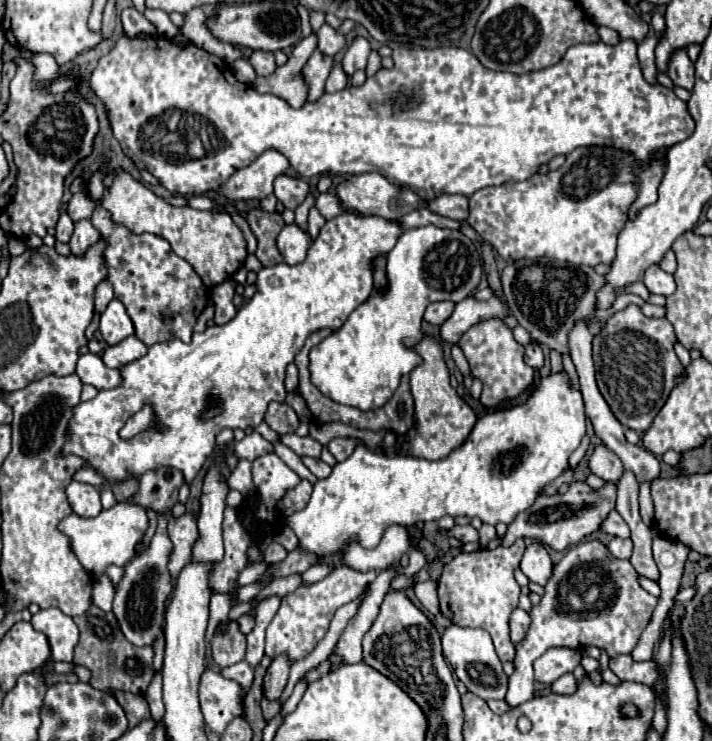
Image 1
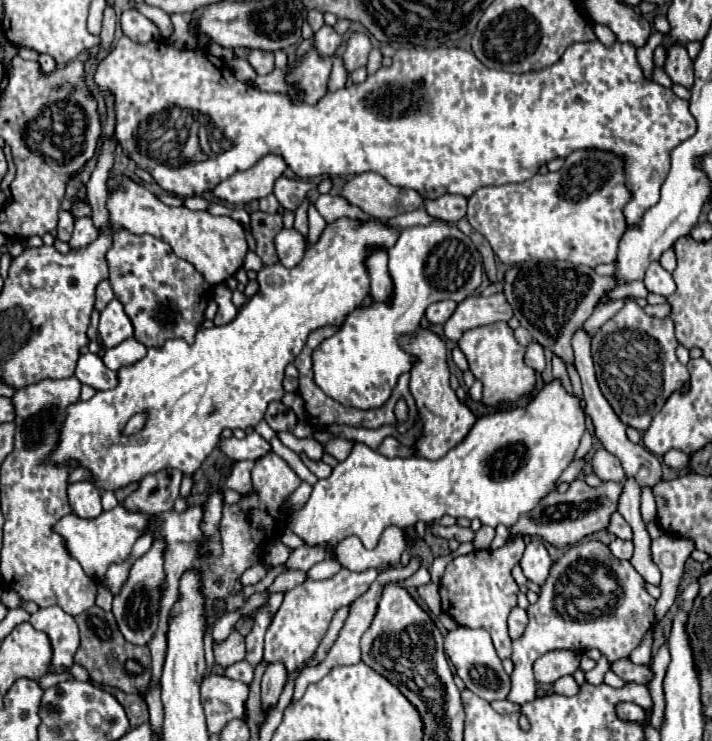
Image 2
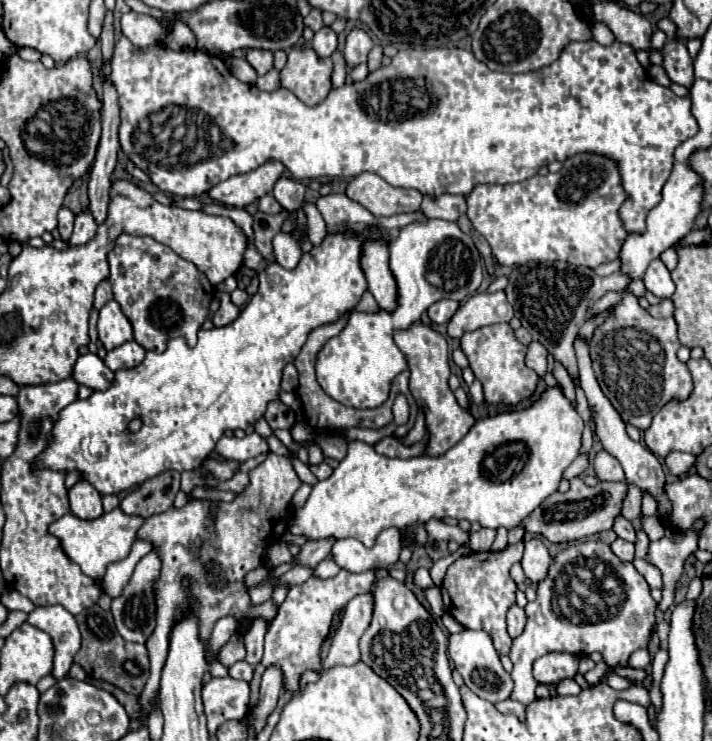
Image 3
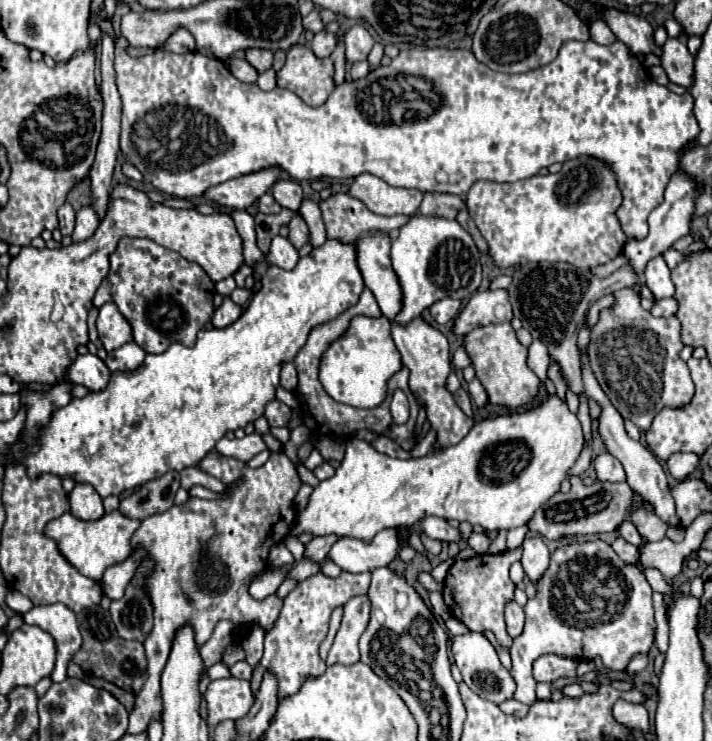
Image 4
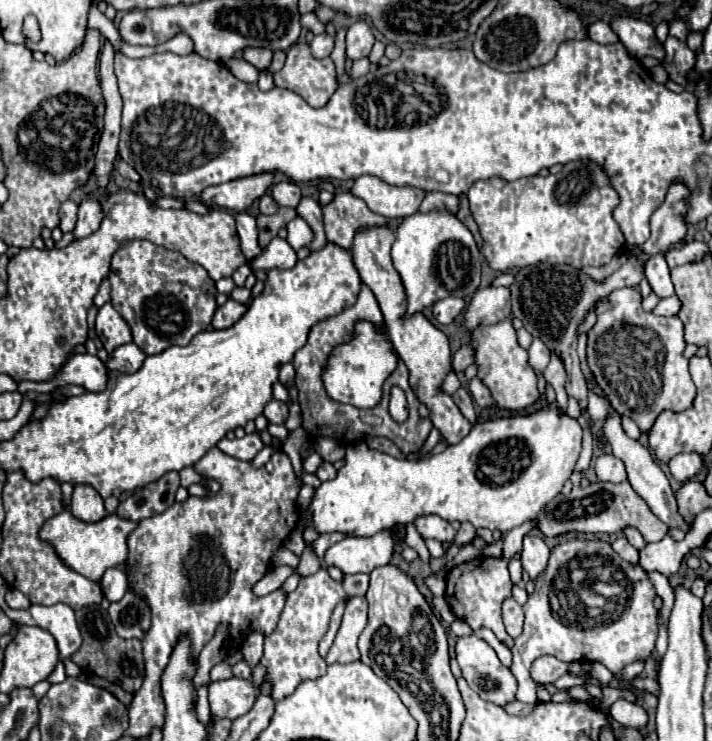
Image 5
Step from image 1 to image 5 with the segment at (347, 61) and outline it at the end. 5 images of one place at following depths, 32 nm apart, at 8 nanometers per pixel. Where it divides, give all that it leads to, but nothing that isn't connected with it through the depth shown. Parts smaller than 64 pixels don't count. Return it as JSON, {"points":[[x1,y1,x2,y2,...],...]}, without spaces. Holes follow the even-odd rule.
{"points":[[366,20,354,22,346,32,346,56,350,60,358,60,370,54,374,46,374,36]]}

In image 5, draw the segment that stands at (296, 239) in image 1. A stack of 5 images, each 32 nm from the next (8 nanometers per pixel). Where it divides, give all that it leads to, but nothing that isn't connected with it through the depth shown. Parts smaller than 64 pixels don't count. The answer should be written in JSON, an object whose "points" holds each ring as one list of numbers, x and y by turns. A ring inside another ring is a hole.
{"points":[[272,238,272,242,268,244,268,248,250,262,252,270,270,270,270,268,294,268,294,264,298,262,296,258,296,250,284,240,284,238]]}

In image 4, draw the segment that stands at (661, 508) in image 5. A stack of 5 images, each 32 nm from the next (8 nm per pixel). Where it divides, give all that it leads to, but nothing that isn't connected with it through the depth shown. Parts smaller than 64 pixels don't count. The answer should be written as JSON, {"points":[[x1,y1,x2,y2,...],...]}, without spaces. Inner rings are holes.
{"points":[[586,350,580,352,580,366,582,366,582,380,584,380,584,392,588,396,588,400,594,400,598,406,600,406,600,418,598,418,598,434,606,446,606,450,618,458,624,466,624,472,626,472,626,482,632,486,632,490,636,490,644,500,648,500,652,506,654,506,654,512,656,516,660,516,668,526,678,526,678,518,674,514,674,500,670,496,670,488,668,488,668,482,666,482,666,474,660,466,660,462,656,460,656,456,646,448,642,446,640,442,632,440,626,430,624,430,624,420,622,416,616,412,616,408,612,406,612,402,608,400,608,396,602,392,602,388,598,386,596,378,594,378,594,372,588,364,588,356,586,356]]}

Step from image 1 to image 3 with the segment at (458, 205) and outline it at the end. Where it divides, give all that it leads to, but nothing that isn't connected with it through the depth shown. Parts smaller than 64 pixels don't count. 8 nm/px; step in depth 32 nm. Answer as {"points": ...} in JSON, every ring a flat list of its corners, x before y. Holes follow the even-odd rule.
{"points":[[442,194,438,198,424,196,422,208,420,208,428,218,442,218,456,222,462,214,466,214,466,200,464,196,454,196,454,194]]}

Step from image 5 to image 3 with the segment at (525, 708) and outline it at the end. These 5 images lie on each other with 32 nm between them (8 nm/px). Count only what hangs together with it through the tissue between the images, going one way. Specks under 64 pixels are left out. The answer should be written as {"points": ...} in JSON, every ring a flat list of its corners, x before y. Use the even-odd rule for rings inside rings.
{"points":[[502,700,502,702,496,702,494,704,498,712,502,714,516,714,518,718,524,716,524,706,520,702,514,702,514,700]]}

